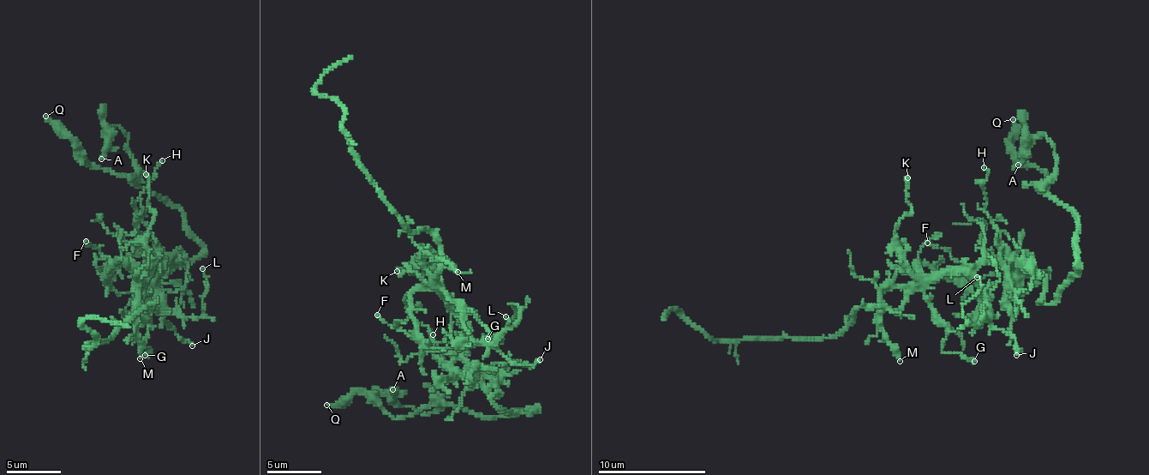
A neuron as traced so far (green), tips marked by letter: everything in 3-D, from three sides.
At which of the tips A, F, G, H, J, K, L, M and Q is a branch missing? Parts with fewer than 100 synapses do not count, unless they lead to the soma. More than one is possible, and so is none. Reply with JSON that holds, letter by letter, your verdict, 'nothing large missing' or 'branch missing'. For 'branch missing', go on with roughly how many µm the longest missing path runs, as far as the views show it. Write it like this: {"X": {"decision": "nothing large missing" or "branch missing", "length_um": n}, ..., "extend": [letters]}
{"A": {"decision": "nothing large missing"}, "F": {"decision": "nothing large missing"}, "G": {"decision": "nothing large missing"}, "H": {"decision": "nothing large missing"}, "J": {"decision": "nothing large missing"}, "K": {"decision": "nothing large missing"}, "L": {"decision": "nothing large missing"}, "M": {"decision": "nothing large missing"}, "Q": {"decision": "nothing large missing"}, "extend": []}

